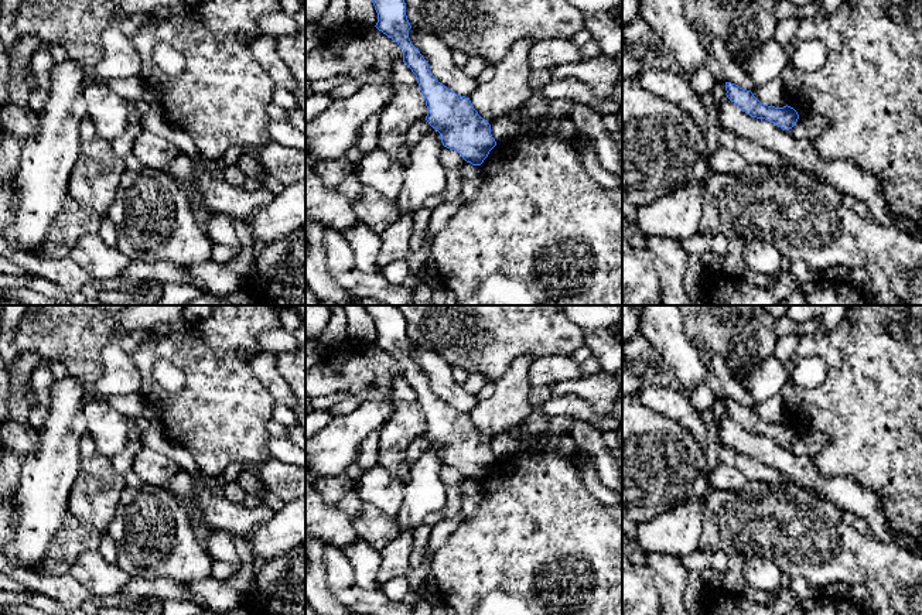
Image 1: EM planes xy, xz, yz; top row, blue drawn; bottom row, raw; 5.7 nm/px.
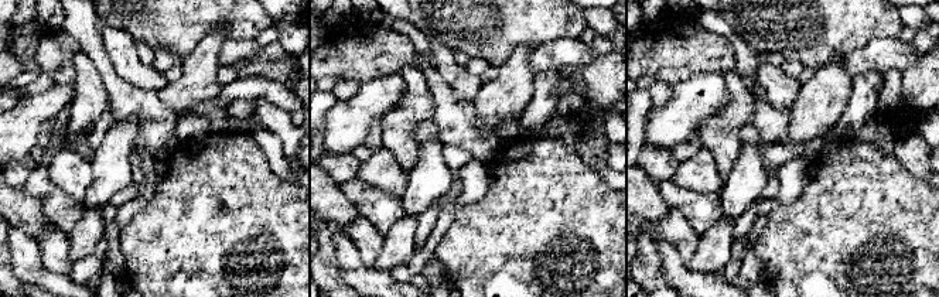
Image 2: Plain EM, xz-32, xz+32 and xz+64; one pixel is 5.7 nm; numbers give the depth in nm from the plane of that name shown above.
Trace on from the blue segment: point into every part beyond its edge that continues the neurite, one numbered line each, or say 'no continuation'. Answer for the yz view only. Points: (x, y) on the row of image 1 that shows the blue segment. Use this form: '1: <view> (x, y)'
no continuation

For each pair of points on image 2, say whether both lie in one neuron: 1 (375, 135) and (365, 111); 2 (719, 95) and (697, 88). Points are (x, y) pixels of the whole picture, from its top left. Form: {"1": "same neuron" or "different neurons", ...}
{"1": "different neurons", "2": "same neuron"}

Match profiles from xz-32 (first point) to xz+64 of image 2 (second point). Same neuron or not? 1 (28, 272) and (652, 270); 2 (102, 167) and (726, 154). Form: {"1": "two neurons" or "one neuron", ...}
{"1": "two neurons", "2": "two neurons"}

